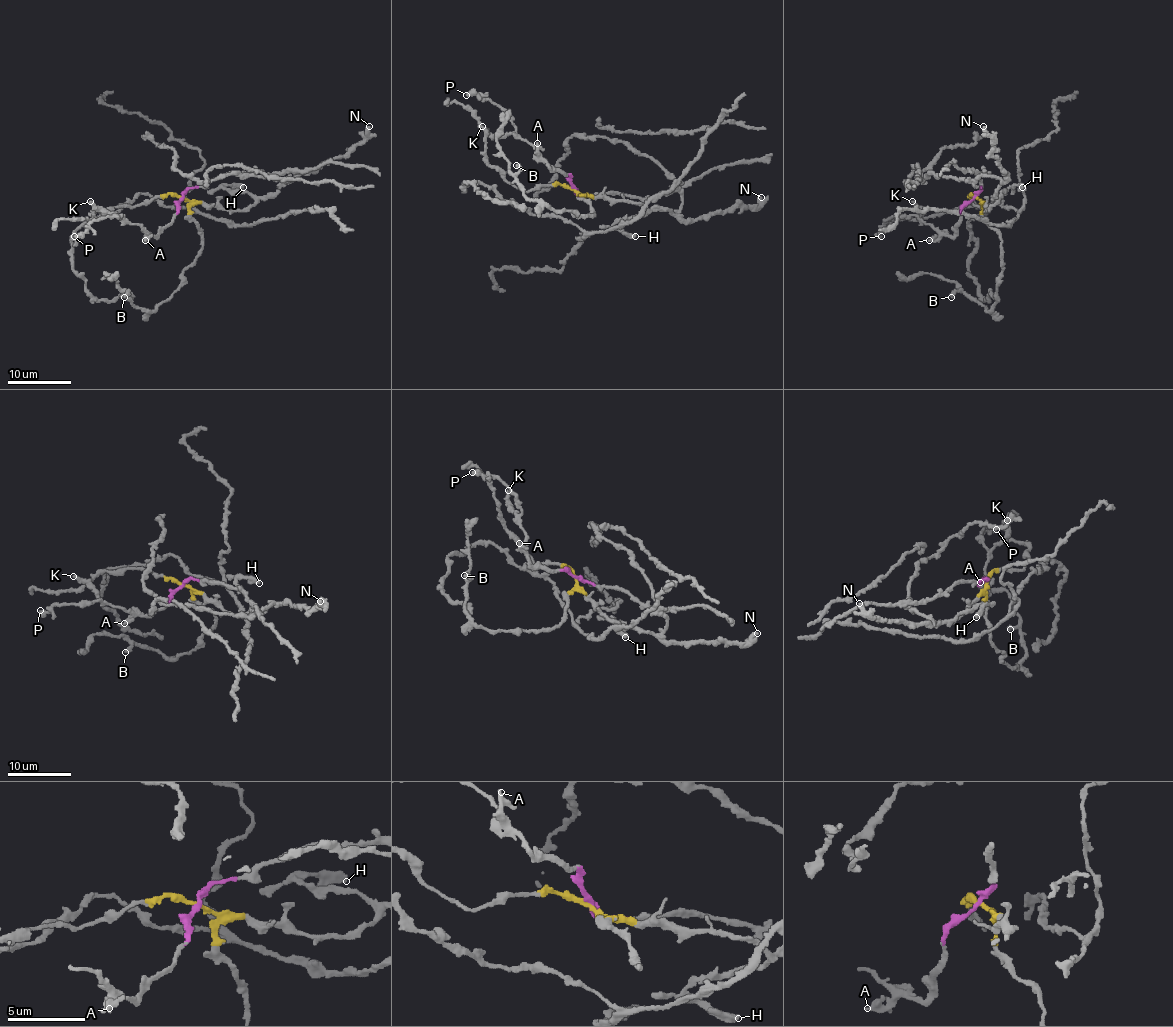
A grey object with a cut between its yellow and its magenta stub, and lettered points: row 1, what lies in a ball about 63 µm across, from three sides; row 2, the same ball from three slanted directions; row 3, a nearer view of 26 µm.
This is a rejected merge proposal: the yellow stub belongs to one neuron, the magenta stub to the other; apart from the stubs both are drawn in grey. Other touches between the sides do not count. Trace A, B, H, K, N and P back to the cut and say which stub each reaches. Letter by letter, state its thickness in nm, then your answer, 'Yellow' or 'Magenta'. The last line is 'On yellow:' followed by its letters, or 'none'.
A: Thickness 320 nm. Magenta
B: Thickness 340 nm. Yellow
H: Thickness 460 nm. Yellow
K: Thickness 320 nm. Magenta
N: Thickness 400 nm. Yellow
P: Thickness 380 nm. Magenta
On yellow: B, H, N

